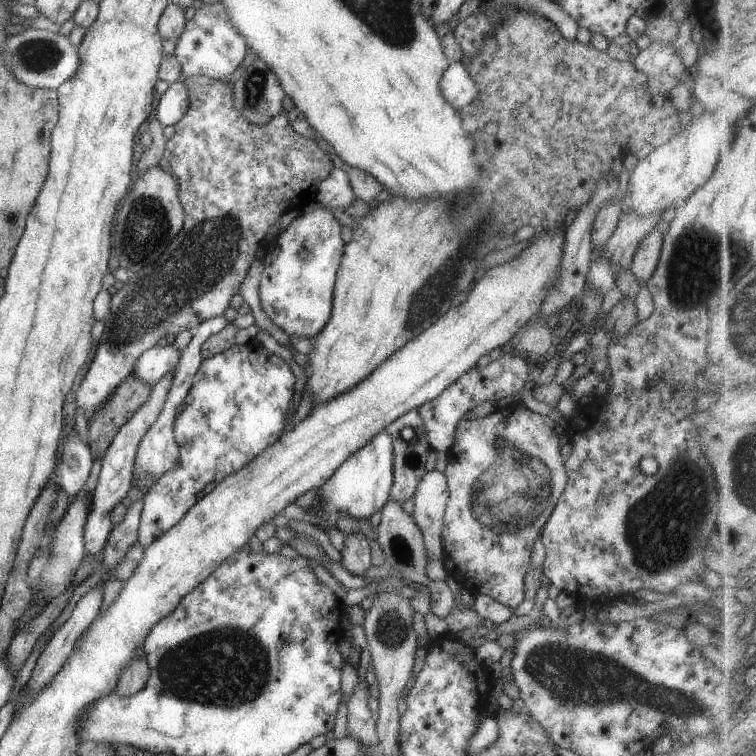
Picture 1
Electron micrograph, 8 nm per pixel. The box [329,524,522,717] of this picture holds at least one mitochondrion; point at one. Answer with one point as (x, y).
(390, 631)

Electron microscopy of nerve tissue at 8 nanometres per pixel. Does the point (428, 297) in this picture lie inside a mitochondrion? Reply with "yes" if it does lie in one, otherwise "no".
yes

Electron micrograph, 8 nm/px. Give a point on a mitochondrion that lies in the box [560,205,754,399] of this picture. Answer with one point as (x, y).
(694, 266)

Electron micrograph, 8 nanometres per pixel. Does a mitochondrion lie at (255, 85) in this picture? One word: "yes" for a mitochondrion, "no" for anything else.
yes

